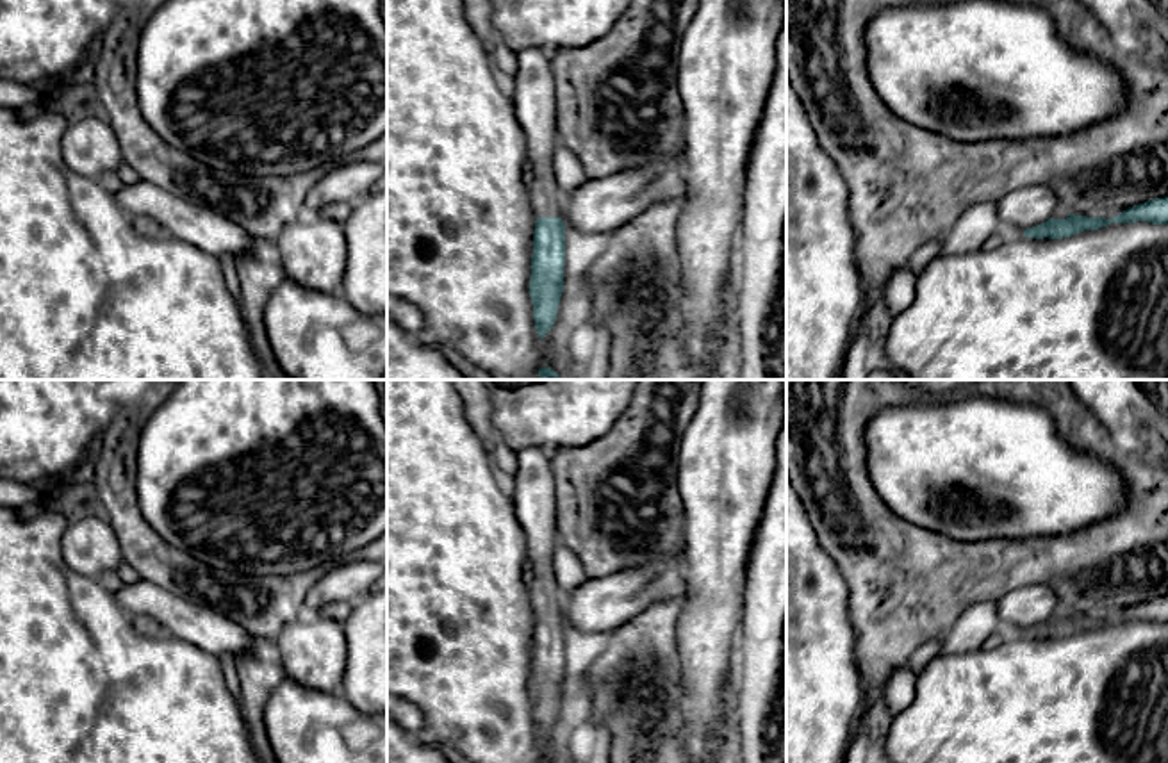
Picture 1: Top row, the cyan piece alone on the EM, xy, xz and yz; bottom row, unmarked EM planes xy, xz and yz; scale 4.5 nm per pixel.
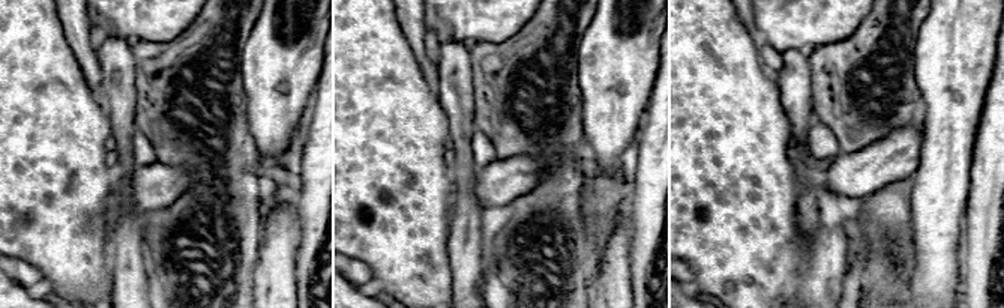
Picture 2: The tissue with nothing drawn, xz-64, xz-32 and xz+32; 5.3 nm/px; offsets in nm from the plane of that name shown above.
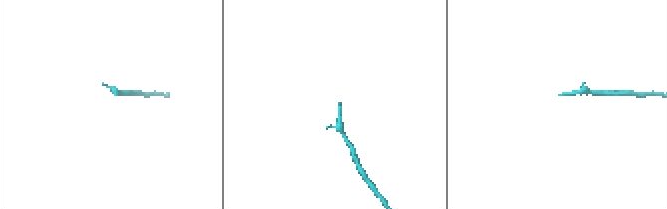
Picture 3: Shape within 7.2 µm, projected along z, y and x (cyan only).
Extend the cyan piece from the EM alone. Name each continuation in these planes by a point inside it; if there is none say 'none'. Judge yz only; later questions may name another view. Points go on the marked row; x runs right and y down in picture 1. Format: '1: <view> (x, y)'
1: yz (1008, 232)

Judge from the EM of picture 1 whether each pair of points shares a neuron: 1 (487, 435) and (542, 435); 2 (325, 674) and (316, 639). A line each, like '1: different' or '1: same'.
1: different
2: same

